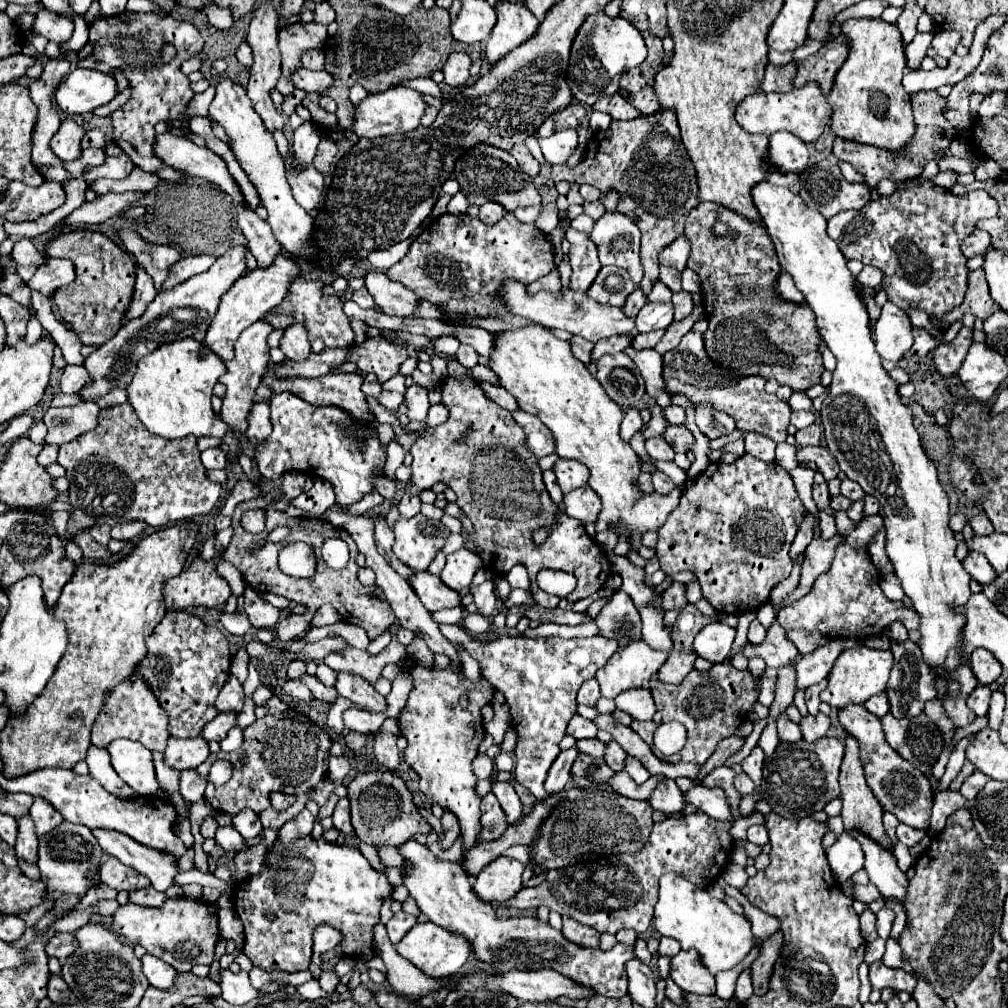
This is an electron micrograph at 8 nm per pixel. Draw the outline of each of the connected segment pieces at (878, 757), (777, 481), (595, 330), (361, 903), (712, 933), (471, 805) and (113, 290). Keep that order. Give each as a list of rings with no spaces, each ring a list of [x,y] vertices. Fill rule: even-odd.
[[[848,705],[840,711],[842,727],[854,735],[860,743],[860,759],[866,771],[866,781],[880,801],[884,811],[890,811],[898,817],[900,823],[906,823],[914,829],[928,831],[930,827],[930,809],[932,809],[932,787],[924,773],[916,771],[912,763],[900,757],[890,743],[884,739],[884,731],[880,727],[880,717],[872,715],[864,705]]]
[[[746,453],[732,465],[710,463],[706,471],[694,481],[694,485],[682,491],[680,505],[658,529],[656,555],[660,559],[660,569],[666,575],[686,569],[696,573],[704,599],[720,613],[738,615],[756,611],[758,607],[768,603],[772,589],[790,575],[792,559],[788,551],[796,537],[796,531],[800,529],[800,521],[804,521],[804,515],[808,515],[808,511],[798,497],[790,473],[776,461],[764,463]],[[754,511],[756,519],[748,519],[748,515]]]
[[[510,279],[502,287],[502,299],[506,301],[506,307],[514,315],[528,317],[536,323],[542,323],[544,327],[566,329],[568,333],[580,335],[580,337],[584,337],[592,343],[596,343],[596,339],[602,339],[602,337],[612,337],[612,335],[632,335],[632,337],[636,337],[640,333],[640,331],[636,331],[634,319],[628,319],[628,315],[624,315],[622,309],[594,303],[586,293],[572,291],[572,289],[566,295],[548,293],[548,291],[540,291],[536,295],[530,295],[530,293],[526,293],[526,287],[522,283],[516,283],[516,281]],[[574,305],[576,305],[576,309],[574,309]]]
[[[308,835],[308,837],[304,837],[304,839],[294,841],[294,843],[288,845],[288,847],[282,847],[282,845],[274,843],[272,851],[268,853],[268,867],[266,867],[266,871],[260,873],[260,875],[252,875],[252,877],[246,879],[242,885],[238,883],[238,885],[234,887],[234,893],[236,893],[236,901],[234,901],[234,897],[232,897],[232,903],[234,903],[234,909],[236,909],[238,917],[240,917],[242,923],[244,923],[244,937],[246,937],[242,951],[252,959],[254,967],[262,967],[262,969],[282,969],[282,971],[294,973],[294,971],[306,971],[308,965],[310,965],[310,957],[312,957],[312,931],[314,931],[314,927],[316,927],[318,923],[330,923],[332,927],[336,927],[336,929],[340,929],[340,931],[344,933],[344,941],[342,941],[336,949],[332,949],[332,951],[328,951],[328,953],[322,953],[322,961],[324,961],[324,963],[330,961],[332,957],[362,957],[362,955],[370,955],[370,953],[374,951],[374,927],[376,927],[376,923],[380,921],[380,907],[382,907],[382,903],[384,903],[386,897],[392,897],[394,887],[390,885],[390,881],[386,879],[386,875],[384,875],[384,873],[378,873],[378,871],[370,865],[370,861],[368,861],[356,847],[336,845],[336,843],[328,843],[328,841],[324,841],[324,839],[318,839],[318,841],[316,841],[316,839],[312,839],[312,837]],[[268,911],[274,913],[276,917],[274,917],[274,919],[268,919],[268,917],[266,917]]]
[[[666,873],[660,879],[658,903],[654,911],[654,927],[666,935],[680,941],[684,951],[696,949],[704,967],[716,975],[724,969],[734,969],[756,945],[750,931],[750,921],[744,915],[734,913],[724,901],[708,895],[706,889],[696,887],[676,873]]]
[[[414,665],[414,687],[398,717],[398,723],[402,735],[408,739],[402,759],[420,775],[420,791],[426,795],[428,803],[436,803],[458,817],[462,829],[462,853],[468,853],[478,845],[480,835],[480,795],[476,793],[478,777],[472,771],[472,761],[478,755],[478,745],[484,739],[480,709],[482,705],[490,703],[494,689],[490,683],[486,683],[486,679],[472,683],[462,673],[456,673],[458,671],[454,667],[440,671]],[[462,693],[468,693],[466,707],[460,705]]]
[[[92,231],[62,233],[48,243],[46,253],[50,257],[66,257],[76,267],[74,283],[54,293],[60,317],[72,325],[84,345],[100,347],[120,329],[124,311],[128,311],[128,303],[132,303],[136,263],[106,235]]]

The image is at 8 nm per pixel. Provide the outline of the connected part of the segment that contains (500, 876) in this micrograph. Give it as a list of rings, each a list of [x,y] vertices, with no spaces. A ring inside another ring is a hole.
[[[500,857],[488,863],[472,881],[472,889],[484,901],[506,901],[522,887],[524,865],[512,857]]]

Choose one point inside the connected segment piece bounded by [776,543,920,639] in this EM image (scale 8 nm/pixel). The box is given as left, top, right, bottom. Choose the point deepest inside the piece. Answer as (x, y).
(846, 601)

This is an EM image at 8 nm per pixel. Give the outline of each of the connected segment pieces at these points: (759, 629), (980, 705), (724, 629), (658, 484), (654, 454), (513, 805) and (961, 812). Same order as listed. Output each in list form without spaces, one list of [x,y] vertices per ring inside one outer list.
[[[754,619],[754,621],[750,623],[750,629],[748,629],[748,641],[758,645],[758,643],[764,641],[764,637],[766,637],[766,629],[760,625],[758,619]]]
[[[978,685],[976,691],[966,699],[966,703],[968,703],[968,707],[970,707],[978,717],[984,717],[984,715],[988,715],[990,697],[992,697],[990,687],[986,687],[986,685]]]
[[[712,621],[696,635],[694,649],[700,657],[708,659],[710,663],[722,663],[730,655],[734,635],[736,631],[732,627]]]
[[[662,471],[652,473],[652,483],[654,483],[654,491],[662,493],[662,495],[668,495],[676,487],[676,483],[668,475],[664,475]]]
[[[656,437],[656,439],[648,439],[646,441],[646,451],[650,453],[652,459],[660,459],[660,461],[674,461],[674,451],[672,445],[668,445],[668,441],[664,441],[664,437]]]
[[[496,781],[492,785],[492,793],[498,797],[498,801],[500,801],[500,805],[502,805],[502,809],[506,813],[506,819],[508,819],[510,825],[522,817],[522,807],[524,805],[522,805],[520,797],[516,795],[516,791],[514,791],[514,787],[510,783]]]
[[[958,809],[958,811],[954,811],[954,813],[948,817],[946,825],[960,825],[960,827],[964,827],[964,829],[972,829],[970,813],[968,813],[966,809]]]

